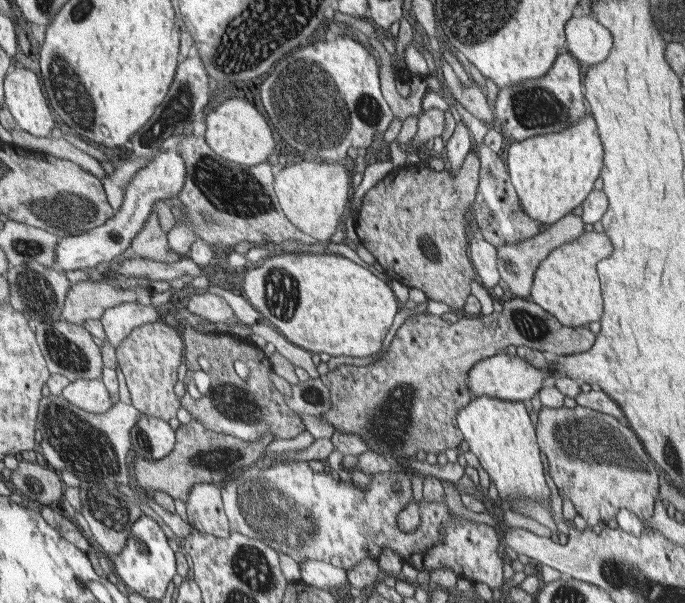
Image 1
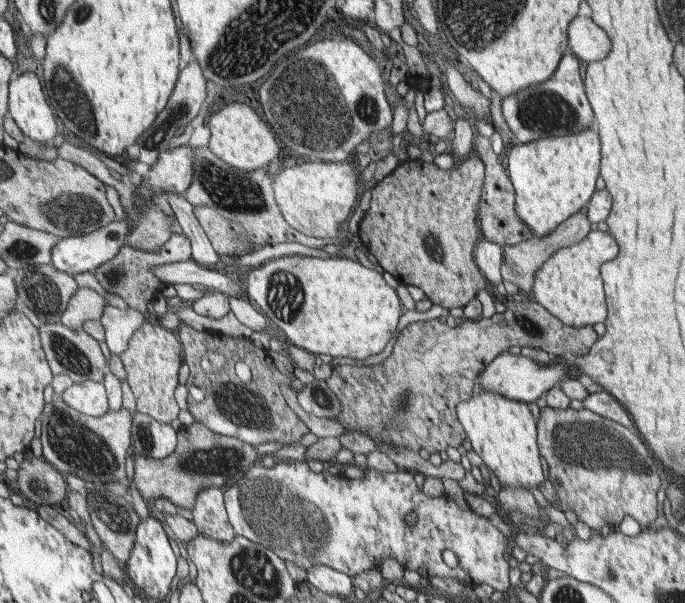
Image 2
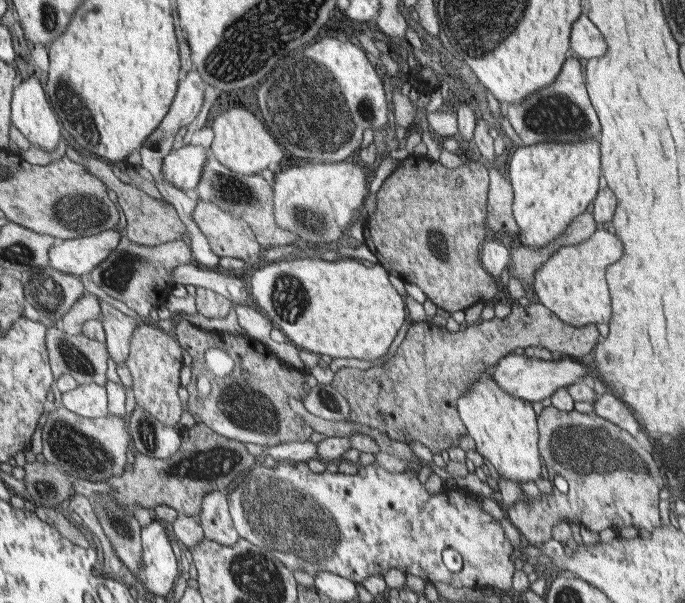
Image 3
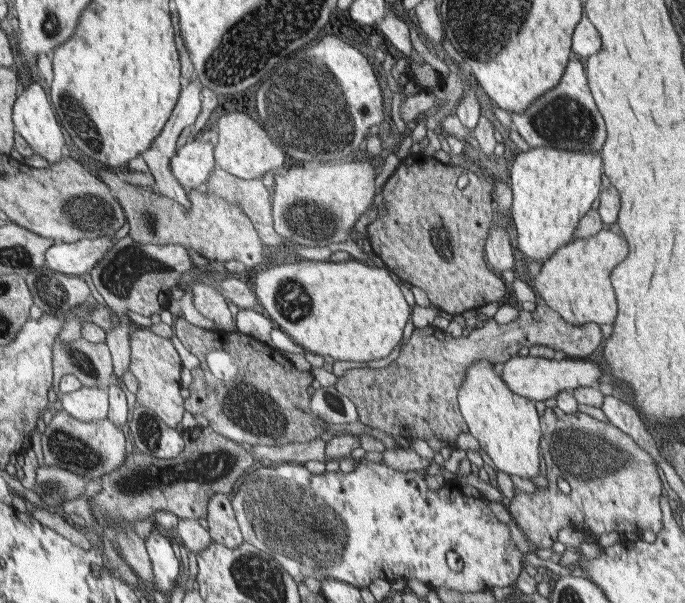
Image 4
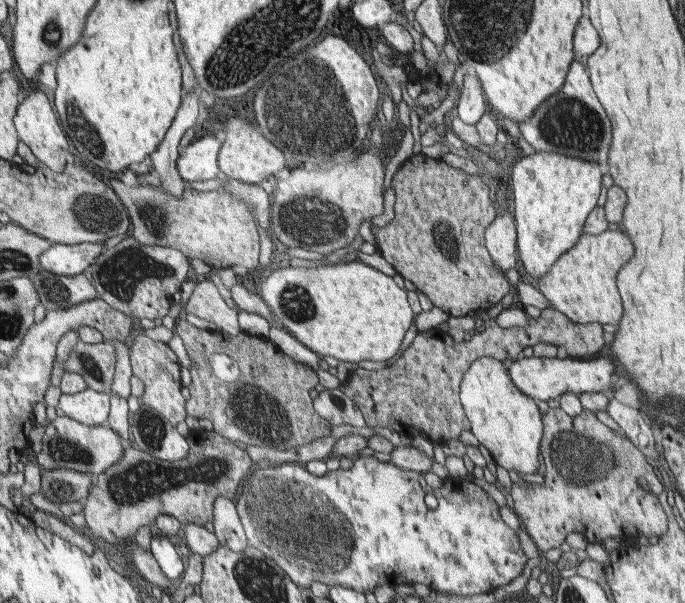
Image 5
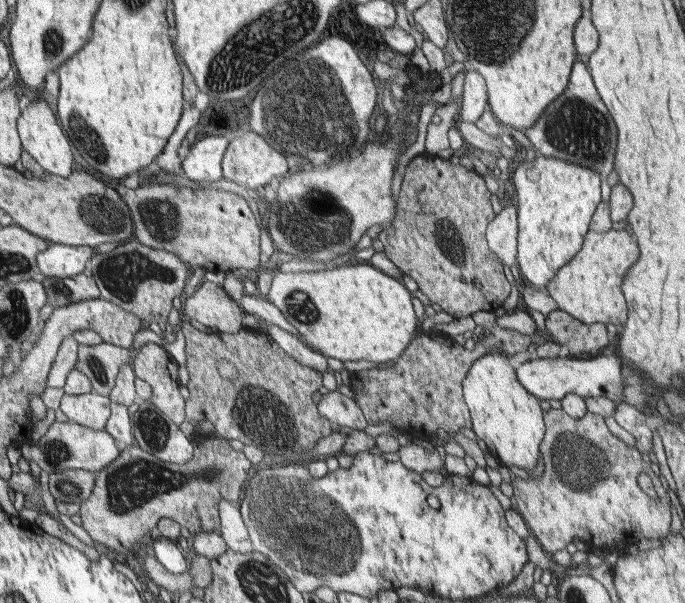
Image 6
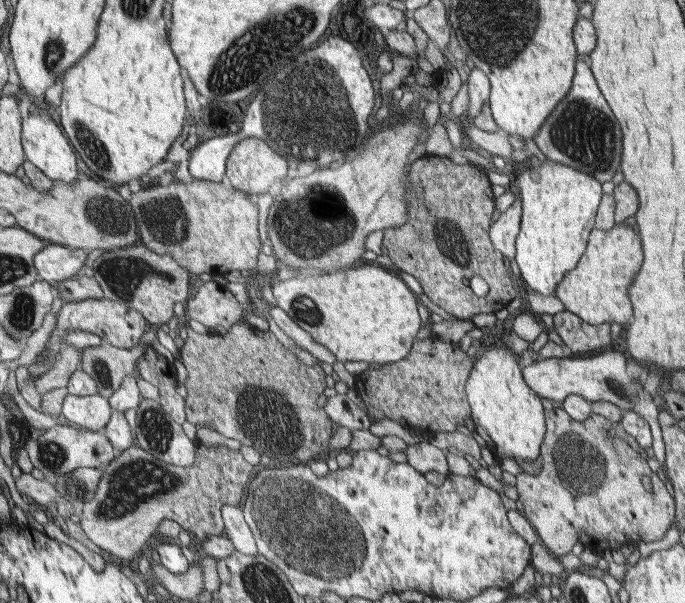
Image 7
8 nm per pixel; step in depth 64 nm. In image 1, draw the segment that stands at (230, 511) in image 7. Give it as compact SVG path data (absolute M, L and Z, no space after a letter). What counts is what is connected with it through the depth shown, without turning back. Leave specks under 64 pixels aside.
M202 482L190 487L186 503L186 520L196 531L228 538L231 533L229 520L221 500L221 487Z

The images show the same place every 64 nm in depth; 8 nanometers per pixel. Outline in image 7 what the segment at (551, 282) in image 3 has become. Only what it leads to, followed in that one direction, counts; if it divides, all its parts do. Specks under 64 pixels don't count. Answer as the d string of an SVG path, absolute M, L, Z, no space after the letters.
M618 223L609 230L594 229L584 256L557 284L555 297L566 311L573 312L588 324L617 322L622 325L634 316L629 287L643 264L644 249L635 228Z

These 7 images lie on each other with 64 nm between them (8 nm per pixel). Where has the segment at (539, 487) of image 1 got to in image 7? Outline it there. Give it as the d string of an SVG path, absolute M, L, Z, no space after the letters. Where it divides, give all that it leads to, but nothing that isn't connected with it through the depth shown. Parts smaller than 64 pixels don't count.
M490 341L481 347L481 352L466 379L466 396L472 409L475 431L497 458L526 462L537 459L546 434L544 408L538 394L526 384L524 374L516 364L516 355L506 346L496 346Z

